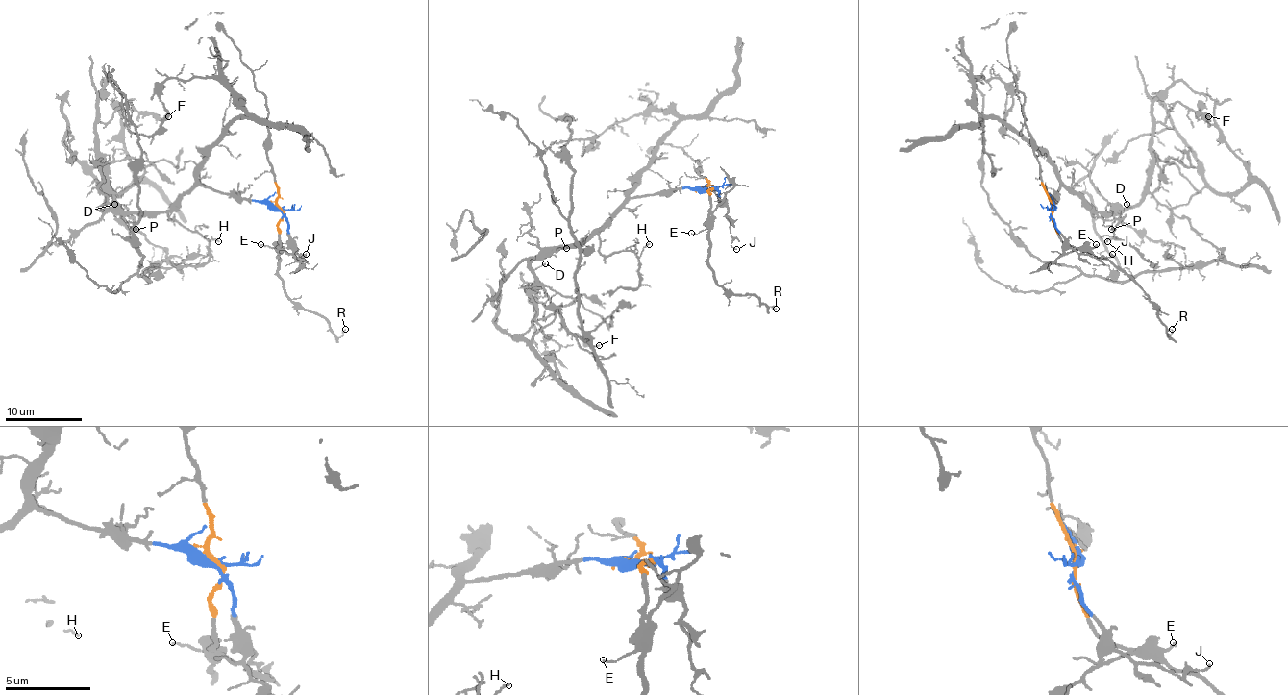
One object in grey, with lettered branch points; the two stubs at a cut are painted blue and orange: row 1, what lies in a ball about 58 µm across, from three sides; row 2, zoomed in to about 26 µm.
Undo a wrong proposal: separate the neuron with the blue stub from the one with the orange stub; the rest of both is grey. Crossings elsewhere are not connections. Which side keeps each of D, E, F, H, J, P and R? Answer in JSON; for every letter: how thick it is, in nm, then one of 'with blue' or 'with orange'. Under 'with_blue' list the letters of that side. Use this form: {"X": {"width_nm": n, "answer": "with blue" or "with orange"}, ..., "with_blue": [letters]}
{"D": {"width_nm": 150, "answer": "with blue"}, "E": {"width_nm": 100, "answer": "with orange"}, "F": {"width_nm": 150, "answer": "with blue"}, "H": {"width_nm": 120, "answer": "with blue"}, "J": {"width_nm": 110, "answer": "with blue"}, "P": {"width_nm": 120, "answer": "with blue"}, "R": {"width_nm": 100, "answer": "with orange"}, "with_blue": ["D", "F", "H", "J", "P"]}

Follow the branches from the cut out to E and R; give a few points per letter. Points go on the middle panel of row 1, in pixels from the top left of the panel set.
E: (710, 188), (714, 188), (710, 194), (706, 226), (697, 234), (691, 232)
R: (710, 188), (714, 188), (710, 194), (708, 266), (714, 280), (732, 293), (754, 295), (775, 309)

